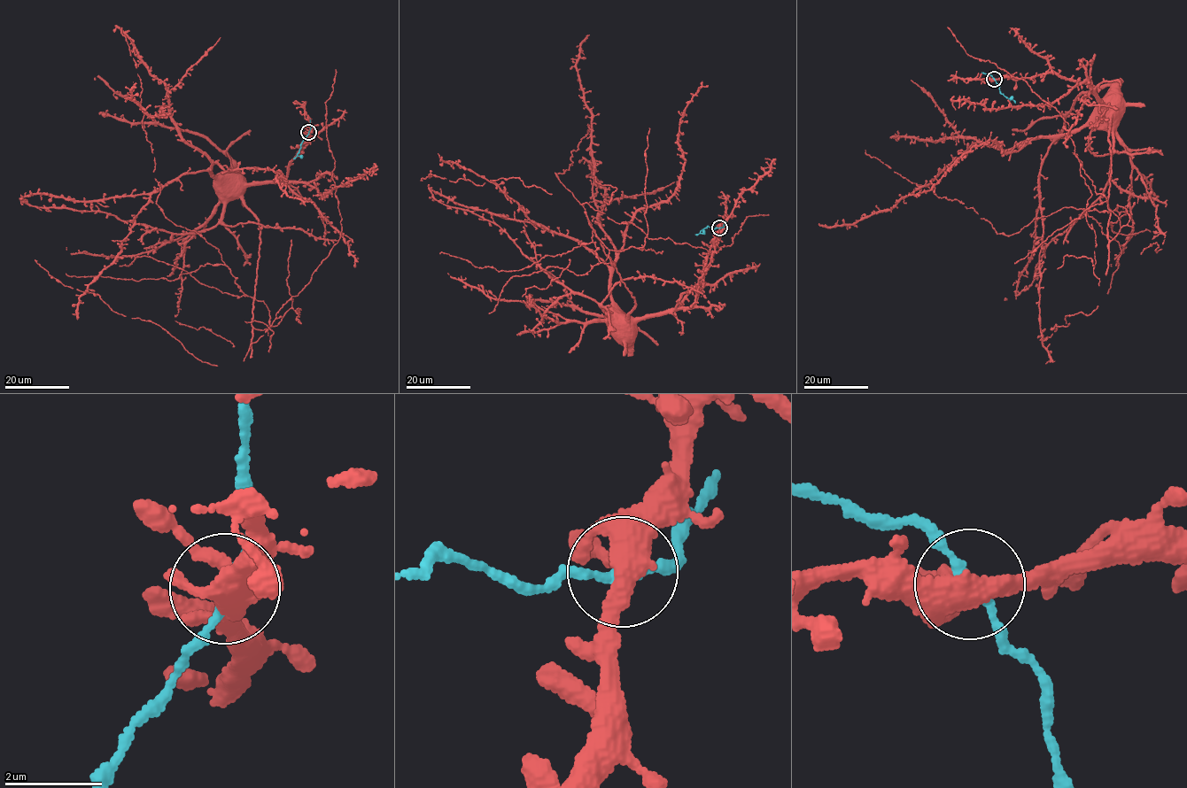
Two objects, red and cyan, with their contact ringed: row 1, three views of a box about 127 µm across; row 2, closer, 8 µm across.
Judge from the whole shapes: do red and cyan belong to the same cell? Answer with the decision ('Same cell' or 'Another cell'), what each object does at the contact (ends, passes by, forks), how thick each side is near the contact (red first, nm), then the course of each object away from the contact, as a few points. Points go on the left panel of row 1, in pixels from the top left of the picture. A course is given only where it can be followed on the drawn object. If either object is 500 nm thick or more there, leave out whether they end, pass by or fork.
Same cell. At the ring red forks. At the ring cyan passes by. Thickness 400 nm (red) against 170 nm. Course of red: (308, 132), (310, 138), (300, 145), (301, 152), (290, 162), (283, 179), (244, 185), (230, 175), (220, 179). Course of cyan: (308, 132), (297, 156), (302, 156)

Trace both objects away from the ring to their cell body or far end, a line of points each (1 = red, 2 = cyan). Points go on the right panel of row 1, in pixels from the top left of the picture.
1: (994, 80), (1007, 77), (1017, 80), (1053, 73), (1079, 80), (1089, 87), (1102, 108), (1097, 108), (1099, 116)
2: (994, 79), (1001, 92), (1010, 97)

